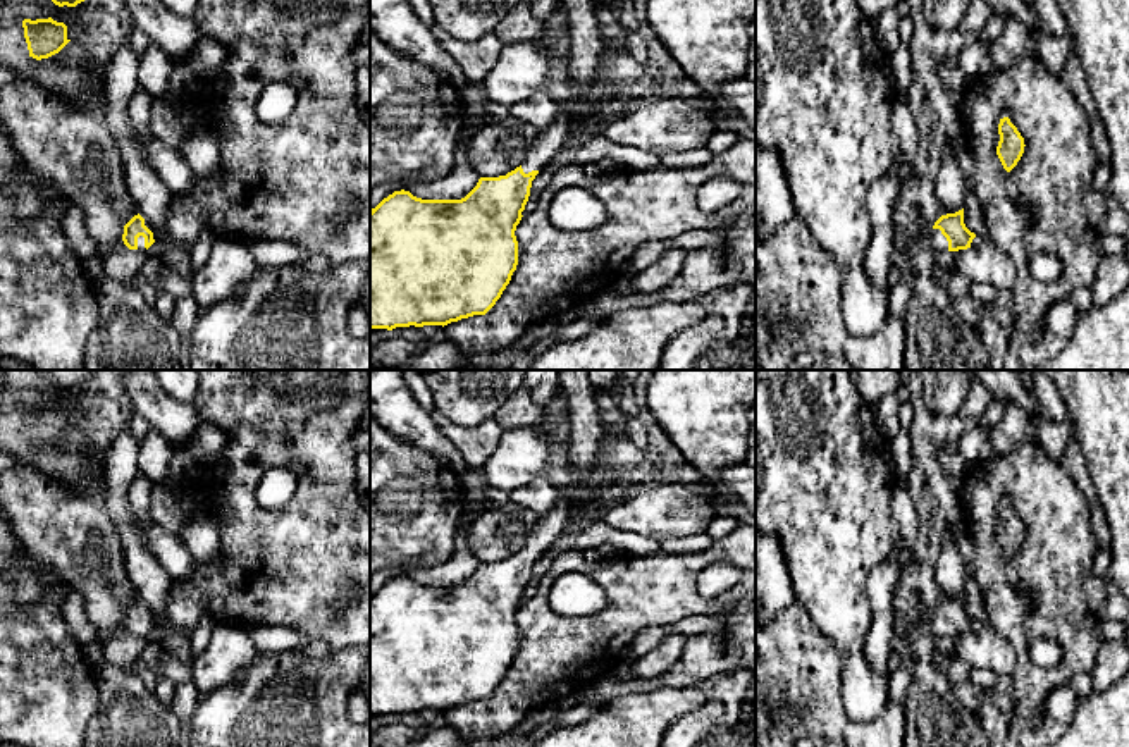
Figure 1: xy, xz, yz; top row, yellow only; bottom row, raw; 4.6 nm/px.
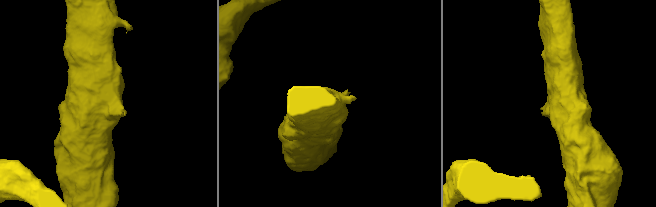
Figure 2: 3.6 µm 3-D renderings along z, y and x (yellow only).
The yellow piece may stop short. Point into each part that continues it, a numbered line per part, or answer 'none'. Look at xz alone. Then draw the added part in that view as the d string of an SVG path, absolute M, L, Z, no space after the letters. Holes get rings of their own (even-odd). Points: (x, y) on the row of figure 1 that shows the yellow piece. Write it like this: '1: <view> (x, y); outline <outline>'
1: xz (549, 141); outline M559 107L556 120L547 129L540 131L532 143L521 164L525 174L532 170L546 170L552 157L563 148L563 143L568 139L571 122L571 115Z

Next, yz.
1: yz (935, 238); outline M931 229L928 234L929 246L938 251L948 251L948 241L940 229Z

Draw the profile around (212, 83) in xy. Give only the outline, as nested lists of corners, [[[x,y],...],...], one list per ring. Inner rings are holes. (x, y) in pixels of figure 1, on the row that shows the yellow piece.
[[[222,67],[208,71],[198,76],[200,93],[205,95],[205,105],[215,112],[224,100],[224,91],[229,84],[227,76],[224,74]]]

